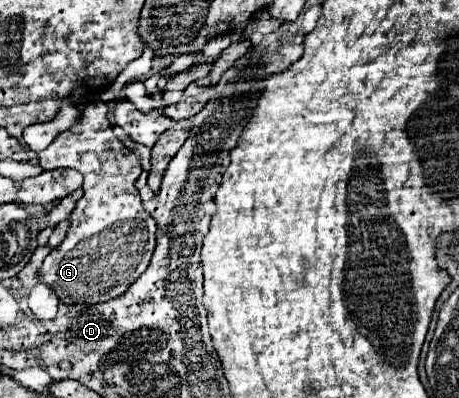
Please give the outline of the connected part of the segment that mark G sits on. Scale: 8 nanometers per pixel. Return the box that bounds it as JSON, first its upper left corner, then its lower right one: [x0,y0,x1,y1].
[38,103,158,305]

